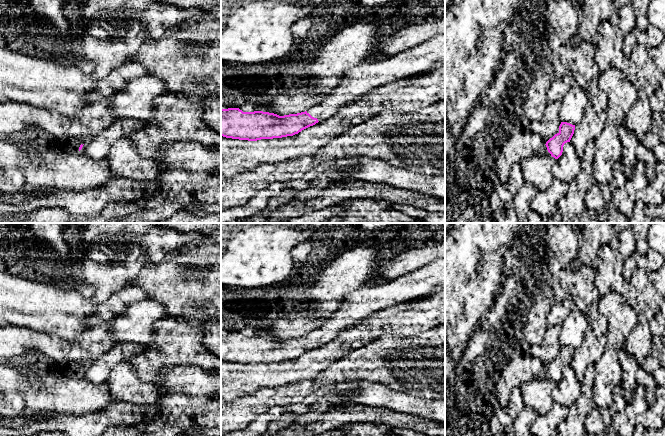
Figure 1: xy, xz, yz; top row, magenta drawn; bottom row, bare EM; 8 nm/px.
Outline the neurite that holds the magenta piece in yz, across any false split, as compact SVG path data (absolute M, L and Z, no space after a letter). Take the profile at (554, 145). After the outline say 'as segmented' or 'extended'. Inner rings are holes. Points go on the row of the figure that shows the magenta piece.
M561 122L556 134L546 142L543 152L548 156L558 159L562 155L564 144L570 142L574 130L575 125Z; extended

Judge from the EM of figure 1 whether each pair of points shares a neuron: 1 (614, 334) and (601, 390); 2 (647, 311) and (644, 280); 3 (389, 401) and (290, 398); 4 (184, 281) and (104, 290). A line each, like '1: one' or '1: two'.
1: one
2: one
3: two
4: two

